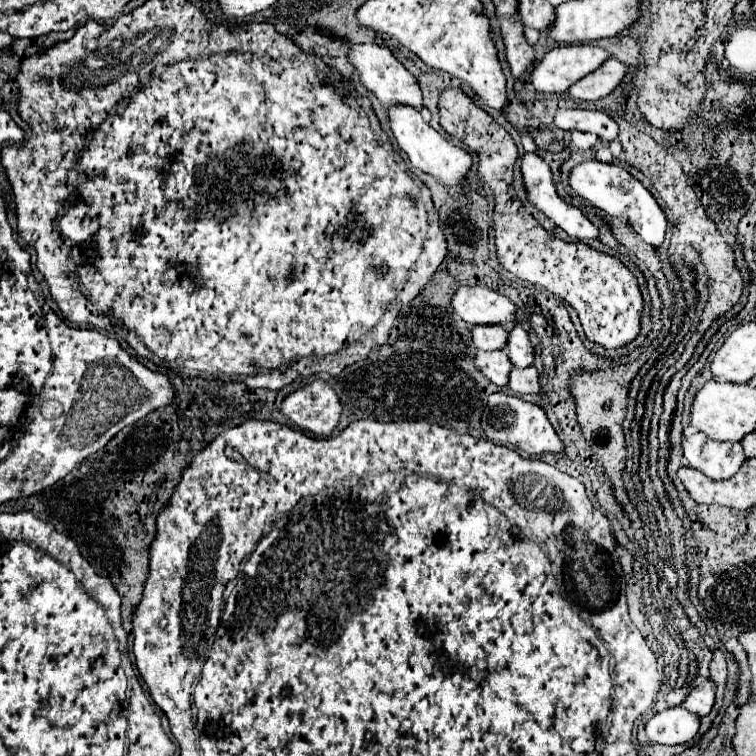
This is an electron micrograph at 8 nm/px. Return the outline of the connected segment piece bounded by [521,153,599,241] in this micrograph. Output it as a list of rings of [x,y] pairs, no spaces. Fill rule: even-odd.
[[[525,153],[523,159],[521,159],[521,175],[523,175],[523,185],[525,185],[525,193],[527,193],[527,199],[547,217],[551,219],[557,227],[561,227],[569,237],[577,239],[577,241],[589,241],[589,239],[595,239],[599,235],[597,227],[581,213],[581,209],[565,203],[557,191],[555,191],[555,185],[551,183],[551,169],[549,165],[537,155],[537,153]]]

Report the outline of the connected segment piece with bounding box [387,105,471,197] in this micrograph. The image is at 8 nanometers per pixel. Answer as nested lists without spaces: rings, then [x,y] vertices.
[[[393,105],[393,107],[387,109],[387,117],[389,117],[391,131],[393,131],[401,151],[407,153],[413,167],[421,169],[423,173],[429,173],[429,175],[437,177],[449,189],[449,193],[453,197],[457,197],[461,193],[461,189],[463,189],[463,179],[465,179],[467,169],[471,165],[471,155],[467,151],[451,145],[429,123],[425,123],[421,119],[421,113],[417,109],[413,109],[411,105]]]

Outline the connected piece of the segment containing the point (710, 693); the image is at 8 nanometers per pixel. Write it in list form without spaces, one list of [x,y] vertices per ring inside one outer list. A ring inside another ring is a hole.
[[[705,681],[705,683],[693,687],[687,693],[685,701],[683,701],[685,709],[689,709],[689,713],[697,713],[697,717],[707,715],[711,711],[713,703],[715,703],[715,685],[713,685],[713,681]]]

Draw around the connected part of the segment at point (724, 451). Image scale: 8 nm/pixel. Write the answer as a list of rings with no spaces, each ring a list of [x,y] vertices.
[[[703,433],[683,435],[683,463],[705,473],[709,479],[729,479],[743,465],[745,455],[741,443],[717,443]]]

